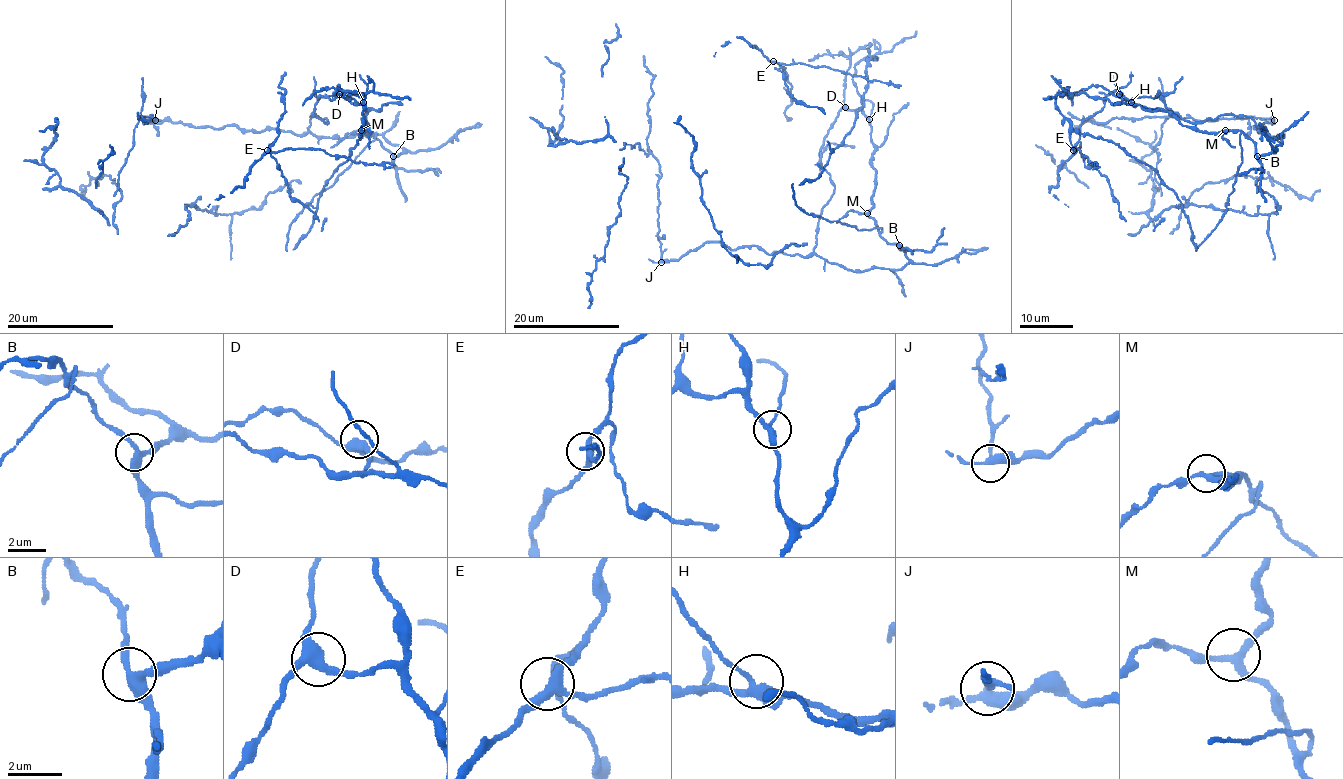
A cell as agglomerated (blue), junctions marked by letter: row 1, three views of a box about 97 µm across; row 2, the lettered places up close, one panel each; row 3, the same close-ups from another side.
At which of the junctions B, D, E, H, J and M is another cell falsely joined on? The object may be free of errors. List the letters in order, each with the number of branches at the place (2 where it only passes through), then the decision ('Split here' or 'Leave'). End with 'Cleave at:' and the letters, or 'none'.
B: Branches: 3. Leave
D: Branches: 3. Leave
E: Branches: 3. Leave
H: Branches: 3. Leave
J: Branches: 3. Split here
M: Branches: 3. Leave
Cleave at: J

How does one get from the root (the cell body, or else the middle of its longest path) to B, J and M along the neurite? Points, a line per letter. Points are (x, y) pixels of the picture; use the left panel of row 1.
B: (294, 132), (297, 135), (311, 132), (323, 138), (382, 135), (402, 148), (393, 156)
J: (294, 132), (275, 128), (239, 130), (235, 126), (195, 127), (155, 120)
M: (294, 132), (323, 138), (382, 135), (402, 151), (394, 156), (371, 131), (361, 130)

